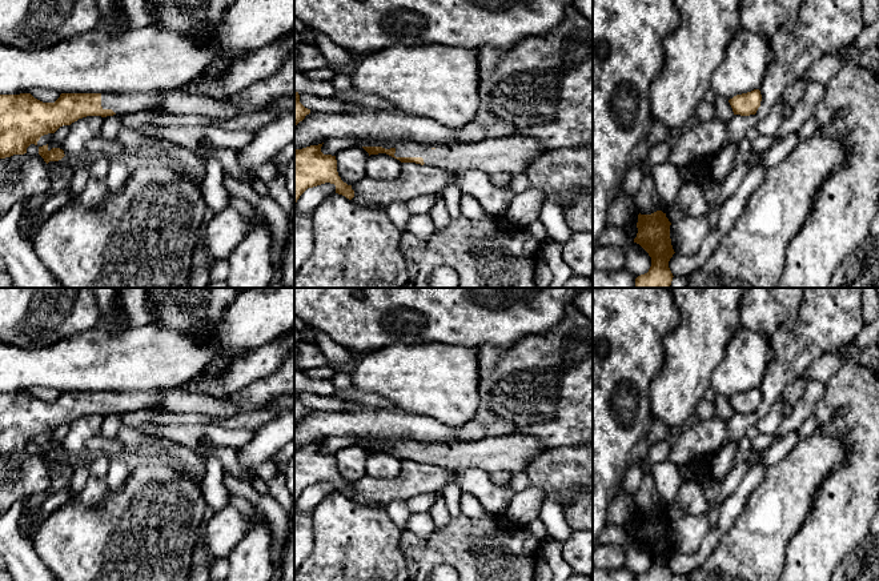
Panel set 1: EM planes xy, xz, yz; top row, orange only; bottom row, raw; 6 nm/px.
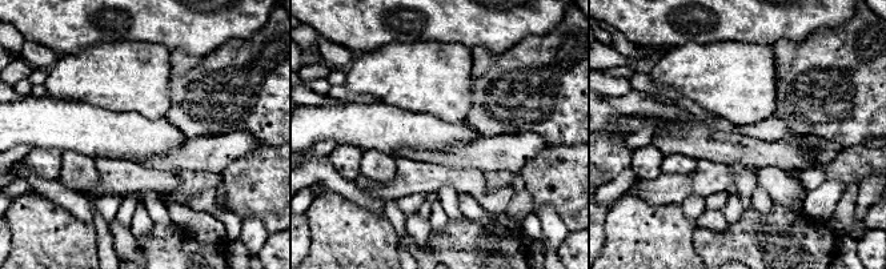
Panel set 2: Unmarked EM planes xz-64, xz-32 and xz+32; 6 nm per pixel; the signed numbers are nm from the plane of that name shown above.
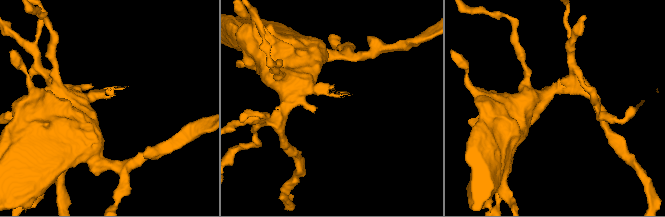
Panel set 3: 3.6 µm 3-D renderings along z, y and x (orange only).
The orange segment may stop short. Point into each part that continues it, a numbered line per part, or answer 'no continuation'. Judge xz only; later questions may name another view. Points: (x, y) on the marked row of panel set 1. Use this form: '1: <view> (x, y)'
1: xz (513, 155)

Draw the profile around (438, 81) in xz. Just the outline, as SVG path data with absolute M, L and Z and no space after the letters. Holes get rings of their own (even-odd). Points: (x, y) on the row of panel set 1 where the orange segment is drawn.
M393 45L361 57L352 75L358 93L380 96L405 113L429 117L459 129L477 115L478 51L454 45Z

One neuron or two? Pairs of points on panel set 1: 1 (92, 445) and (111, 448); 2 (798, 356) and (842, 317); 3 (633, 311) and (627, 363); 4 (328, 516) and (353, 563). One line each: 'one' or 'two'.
1: one
2: one
3: one
4: one

